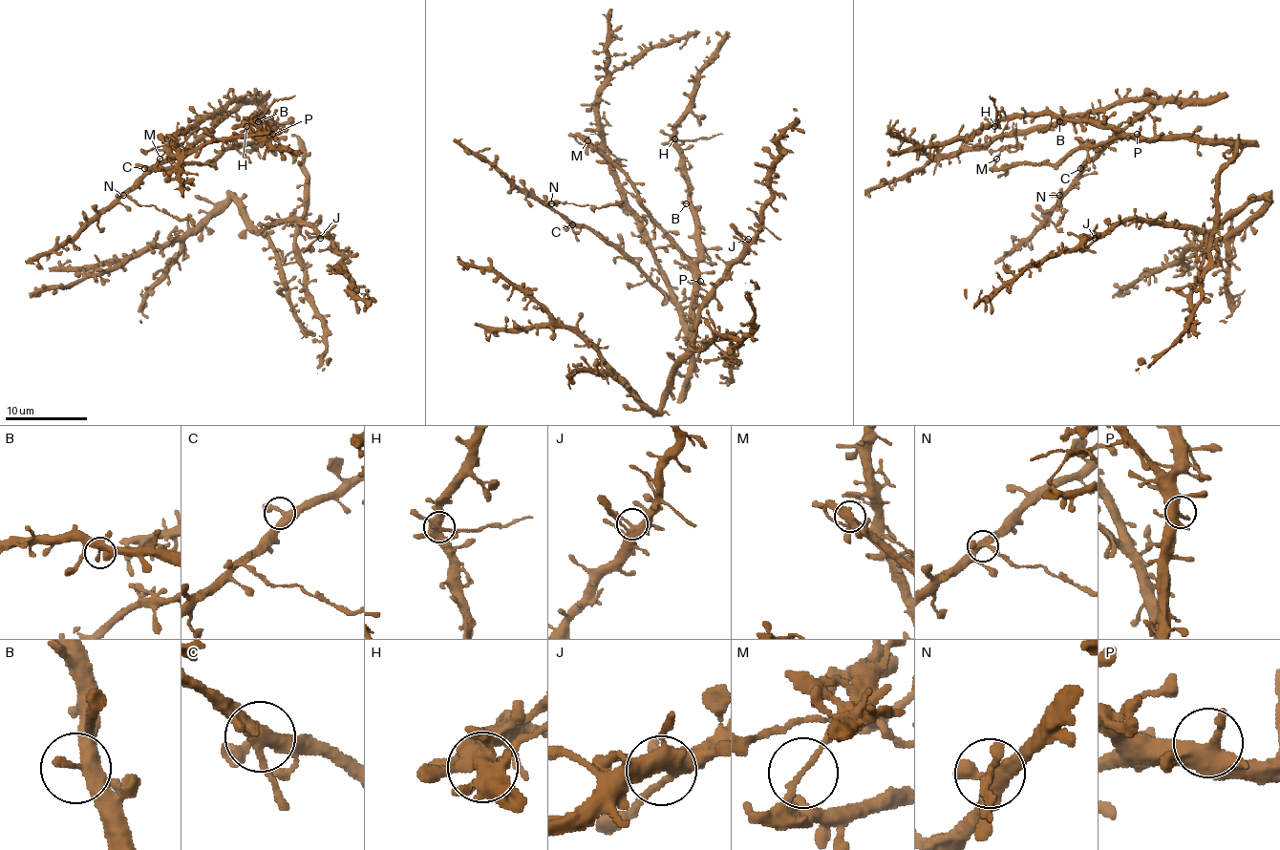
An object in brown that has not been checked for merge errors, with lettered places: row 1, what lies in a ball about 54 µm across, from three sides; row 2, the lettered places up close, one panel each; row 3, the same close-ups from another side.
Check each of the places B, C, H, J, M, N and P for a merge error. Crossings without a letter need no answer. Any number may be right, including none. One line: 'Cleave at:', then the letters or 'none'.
Cleave at: H, M, N

